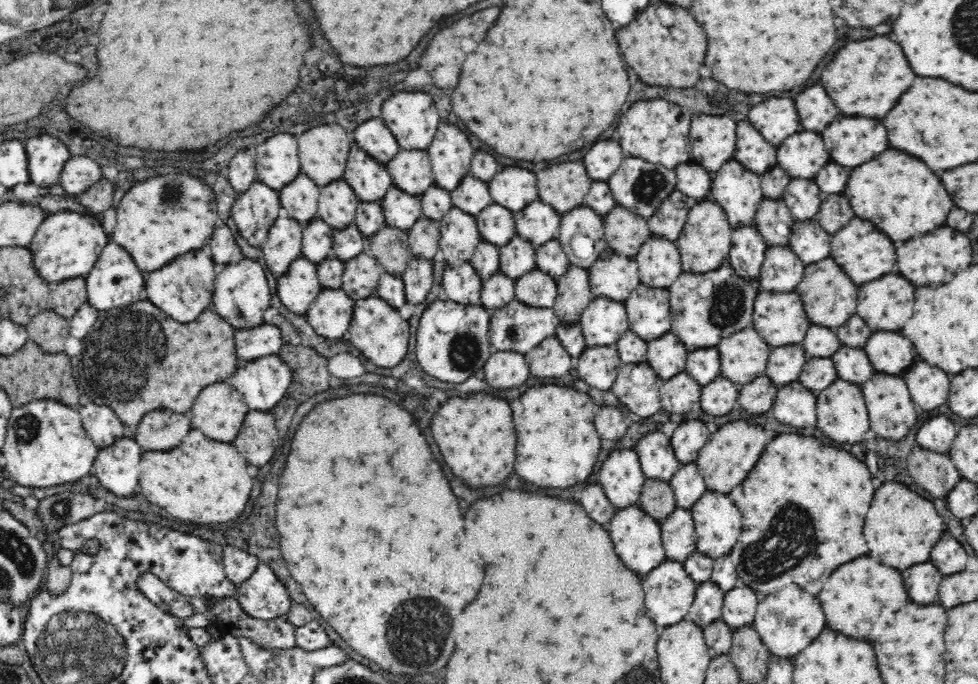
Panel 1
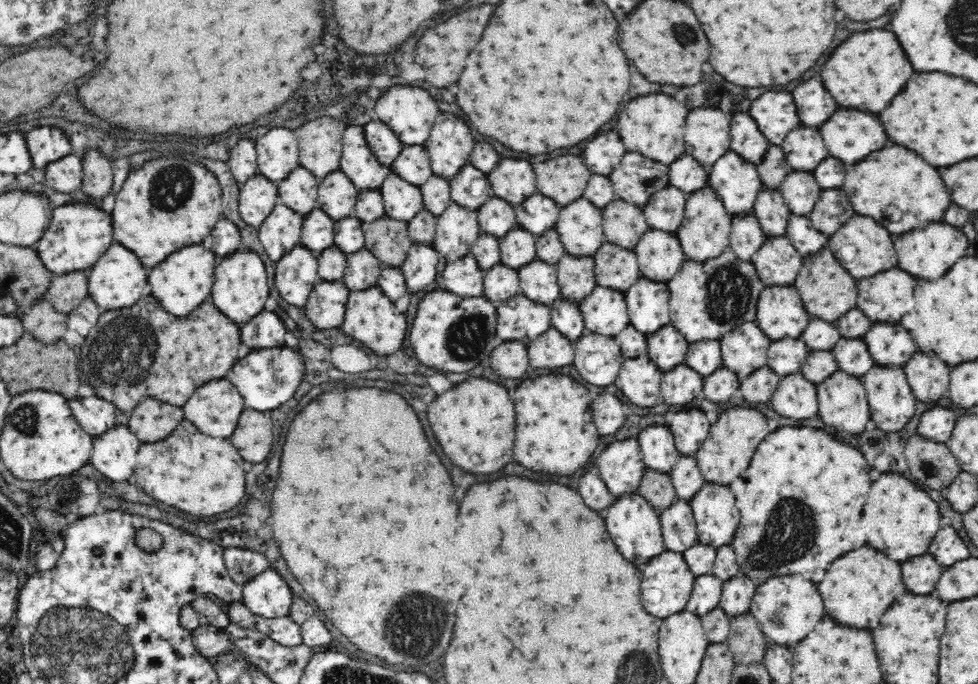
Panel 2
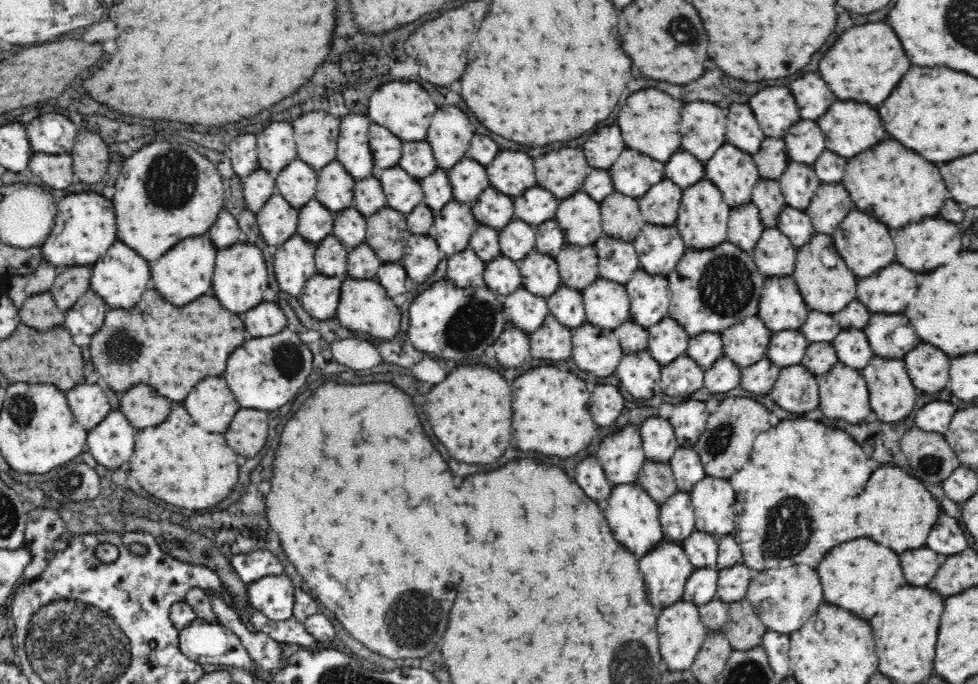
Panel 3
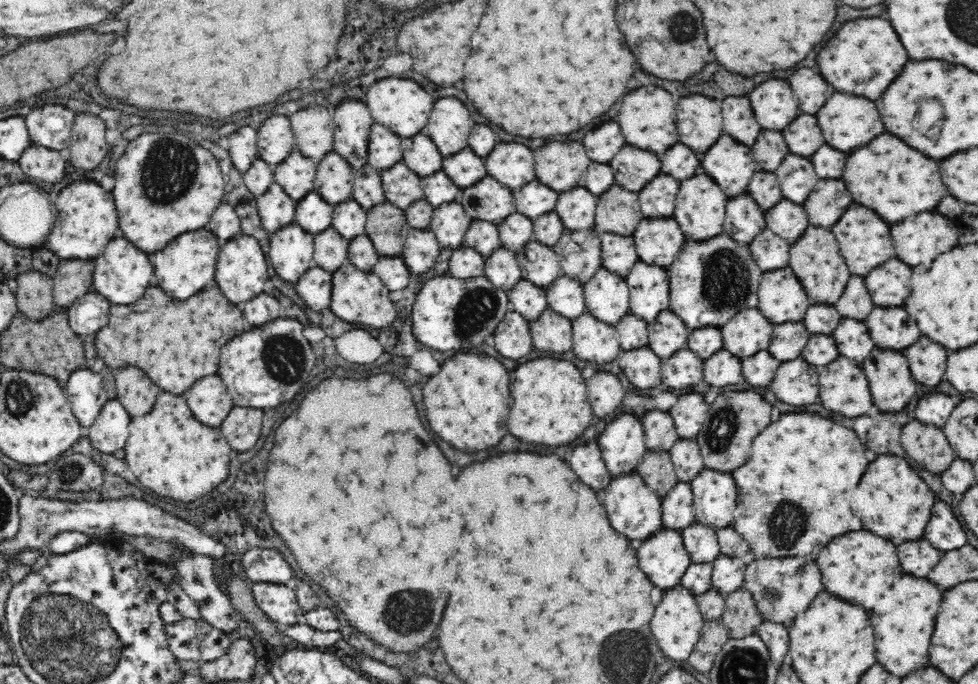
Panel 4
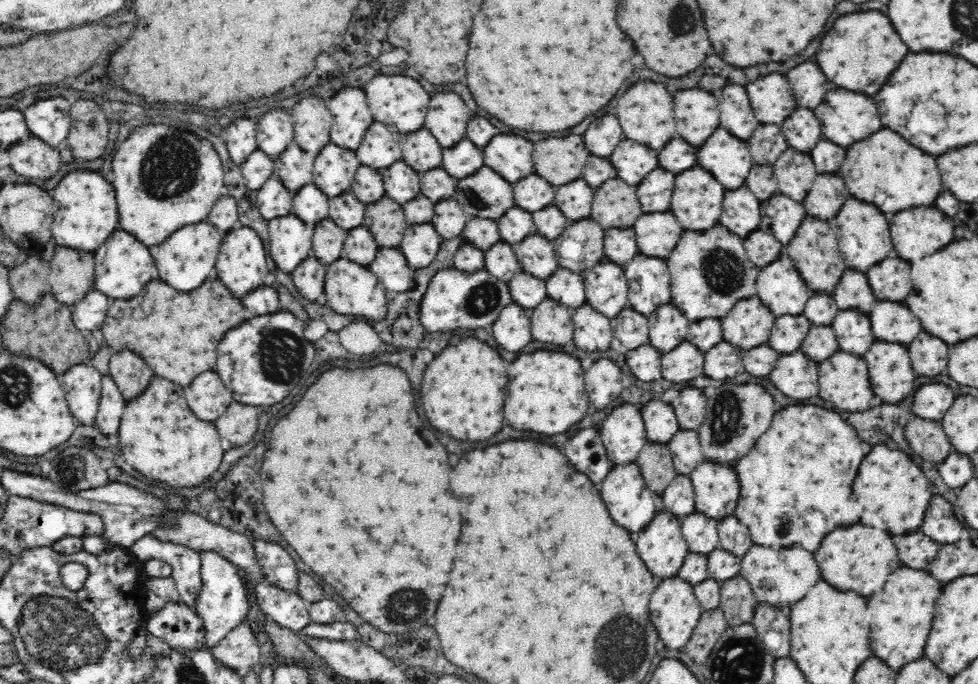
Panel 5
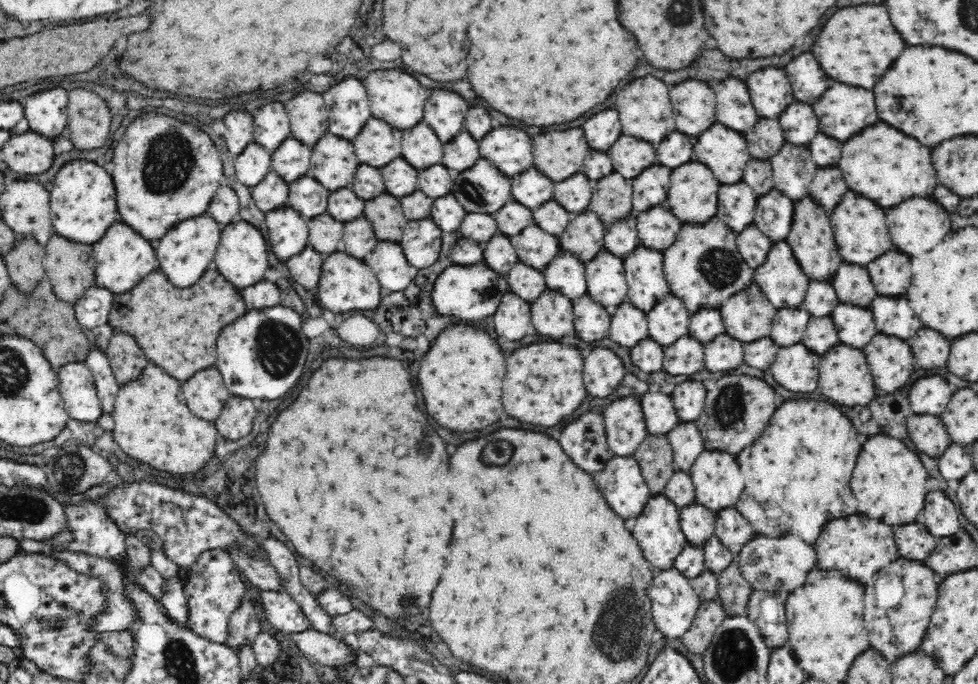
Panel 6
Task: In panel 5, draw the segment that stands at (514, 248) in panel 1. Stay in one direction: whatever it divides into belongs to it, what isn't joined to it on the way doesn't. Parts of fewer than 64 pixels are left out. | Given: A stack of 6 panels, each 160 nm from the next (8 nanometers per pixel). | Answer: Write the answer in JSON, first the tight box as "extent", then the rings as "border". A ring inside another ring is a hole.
{"extent":[497,207,537,245],"border":[[[514,207],[497,220],[501,240],[506,244],[514,245],[525,240],[528,236],[537,234],[532,213],[521,208]]]}

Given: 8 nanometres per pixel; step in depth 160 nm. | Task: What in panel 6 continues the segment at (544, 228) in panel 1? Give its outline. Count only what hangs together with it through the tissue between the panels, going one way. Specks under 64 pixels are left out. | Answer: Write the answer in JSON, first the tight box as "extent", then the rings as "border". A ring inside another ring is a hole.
{"extent":[511,170,554,209],"border":[[[528,170],[520,176],[513,176],[511,181],[512,197],[520,204],[526,204],[529,209],[552,201],[554,182],[548,180],[539,170]]]}

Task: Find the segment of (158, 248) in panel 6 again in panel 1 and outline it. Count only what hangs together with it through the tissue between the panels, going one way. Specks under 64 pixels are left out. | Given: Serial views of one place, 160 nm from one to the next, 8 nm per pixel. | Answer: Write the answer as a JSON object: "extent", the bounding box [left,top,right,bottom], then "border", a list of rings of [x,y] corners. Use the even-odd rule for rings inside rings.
{"extent":[146,252,214,322],"border":[[[190,252],[188,256],[180,256],[180,260],[160,268],[158,272],[152,272],[146,276],[146,298],[164,310],[168,316],[172,316],[176,322],[192,322],[196,320],[212,302],[214,292],[214,262],[204,252]]]}

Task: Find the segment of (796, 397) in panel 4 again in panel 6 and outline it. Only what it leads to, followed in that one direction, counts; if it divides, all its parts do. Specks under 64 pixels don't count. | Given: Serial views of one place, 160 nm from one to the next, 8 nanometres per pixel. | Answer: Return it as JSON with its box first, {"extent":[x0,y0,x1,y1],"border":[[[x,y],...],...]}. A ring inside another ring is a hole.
{"extent":[770,344,820,392],"border":[[[794,344],[790,348],[779,348],[770,372],[790,392],[814,392],[818,388],[818,364],[820,358],[816,354],[802,344]]]}

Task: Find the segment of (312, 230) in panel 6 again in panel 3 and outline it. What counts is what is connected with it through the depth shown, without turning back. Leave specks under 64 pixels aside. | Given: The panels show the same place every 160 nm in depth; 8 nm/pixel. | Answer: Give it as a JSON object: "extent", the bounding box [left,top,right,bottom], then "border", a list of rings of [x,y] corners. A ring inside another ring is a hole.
{"extent":[314,234,349,277],"border":[[[333,234],[327,236],[316,246],[314,252],[318,274],[326,277],[344,277],[349,251],[347,246],[344,246]]]}

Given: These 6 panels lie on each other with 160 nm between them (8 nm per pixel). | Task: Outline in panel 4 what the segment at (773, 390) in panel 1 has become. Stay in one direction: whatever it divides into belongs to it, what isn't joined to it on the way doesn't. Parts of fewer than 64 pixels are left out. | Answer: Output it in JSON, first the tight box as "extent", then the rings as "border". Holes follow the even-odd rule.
{"extent":[741,349,781,388],"border":[[[767,349],[756,353],[750,359],[741,359],[741,373],[750,386],[764,388],[774,380],[780,364],[781,362],[778,362]]]}

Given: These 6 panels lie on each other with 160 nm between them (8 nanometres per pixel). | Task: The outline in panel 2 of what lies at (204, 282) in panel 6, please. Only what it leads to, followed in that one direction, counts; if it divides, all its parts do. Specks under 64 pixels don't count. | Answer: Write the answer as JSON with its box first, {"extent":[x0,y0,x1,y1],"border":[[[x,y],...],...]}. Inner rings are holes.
{"extent":[77,296,238,415],"border":[[[148,296],[128,308],[102,312],[80,348],[77,368],[82,382],[90,384],[98,398],[113,402],[117,410],[130,415],[146,398],[184,406],[202,384],[226,376],[238,360],[238,348],[238,326],[212,304],[202,304],[192,316],[176,320]]]}

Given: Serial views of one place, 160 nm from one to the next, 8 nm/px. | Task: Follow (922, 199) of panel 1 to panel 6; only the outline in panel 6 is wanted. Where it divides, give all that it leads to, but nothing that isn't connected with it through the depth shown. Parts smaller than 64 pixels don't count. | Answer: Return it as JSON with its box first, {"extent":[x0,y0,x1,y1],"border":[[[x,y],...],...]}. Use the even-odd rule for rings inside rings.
{"extent":[838,124,938,208],"border":[[[876,124],[872,128],[866,128],[860,136],[848,140],[842,148],[842,160],[838,166],[848,188],[868,200],[874,200],[880,208],[894,208],[914,196],[928,198],[938,186],[930,148],[922,146],[910,136],[904,136],[888,124]]]}

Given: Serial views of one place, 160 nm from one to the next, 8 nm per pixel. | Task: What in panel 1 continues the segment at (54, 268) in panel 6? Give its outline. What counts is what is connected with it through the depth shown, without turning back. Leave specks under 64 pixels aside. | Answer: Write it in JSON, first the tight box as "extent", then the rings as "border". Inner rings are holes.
{"extent":[50,277,87,319],"border":[[[78,277],[50,285],[50,310],[63,318],[72,319],[87,304],[87,286],[84,280],[85,277]]]}

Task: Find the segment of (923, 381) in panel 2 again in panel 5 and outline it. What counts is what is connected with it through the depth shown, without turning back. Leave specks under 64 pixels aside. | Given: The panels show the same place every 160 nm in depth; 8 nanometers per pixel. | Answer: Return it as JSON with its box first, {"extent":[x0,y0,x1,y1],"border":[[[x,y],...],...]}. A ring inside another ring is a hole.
{"extent":[910,332,948,378],"border":[[[922,332],[910,346],[910,360],[912,368],[920,376],[934,378],[946,370],[948,364],[948,346],[942,340],[936,340],[934,336],[928,336]]]}

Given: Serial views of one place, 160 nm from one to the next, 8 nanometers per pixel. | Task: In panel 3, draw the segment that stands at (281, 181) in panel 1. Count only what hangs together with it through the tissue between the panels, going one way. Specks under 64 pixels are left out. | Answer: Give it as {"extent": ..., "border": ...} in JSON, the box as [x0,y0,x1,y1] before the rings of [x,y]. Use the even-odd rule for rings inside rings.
{"extent":[256,122,297,176],"border":[[[274,122],[264,132],[256,134],[259,168],[277,176],[297,158],[294,127],[286,122]]]}

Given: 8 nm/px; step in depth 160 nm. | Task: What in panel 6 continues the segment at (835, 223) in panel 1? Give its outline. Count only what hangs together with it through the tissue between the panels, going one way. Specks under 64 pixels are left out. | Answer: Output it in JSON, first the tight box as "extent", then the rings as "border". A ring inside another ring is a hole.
{"extent":[810,168,848,212],"border":[[[836,168],[818,170],[810,184],[812,200],[828,212],[832,212],[836,208],[836,204],[842,200],[842,196],[846,192],[848,192],[848,188],[846,188],[846,182],[842,180],[842,172]]]}

